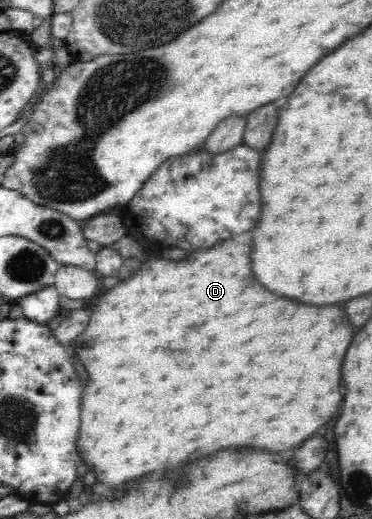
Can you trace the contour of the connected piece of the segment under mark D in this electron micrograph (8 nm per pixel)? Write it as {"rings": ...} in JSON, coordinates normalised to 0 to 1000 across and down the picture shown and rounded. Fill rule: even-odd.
{"rings":[[[616,461],[594,464],[594,472],[573,480],[508,487],[503,499],[489,497],[487,503],[444,503],[444,497],[433,495],[392,501],[368,524],[309,547],[255,592],[245,592],[239,622],[204,649],[207,688],[228,703],[234,726],[245,723],[245,734],[234,738],[228,753],[220,753],[218,830],[207,850],[207,857],[218,861],[212,873],[228,873],[218,877],[218,888],[250,900],[266,927],[288,931],[298,942],[331,942],[331,934],[363,919],[379,919],[390,911],[465,915],[476,904],[487,908],[503,888],[610,861],[772,869],[798,854],[831,846],[863,819],[874,819],[906,800],[906,784],[917,776],[911,719],[944,649],[949,630],[917,588],[841,595],[836,588],[809,588],[804,580],[739,572],[707,549],[691,549],[669,503],[669,468],[632,468],[632,461]]]}

